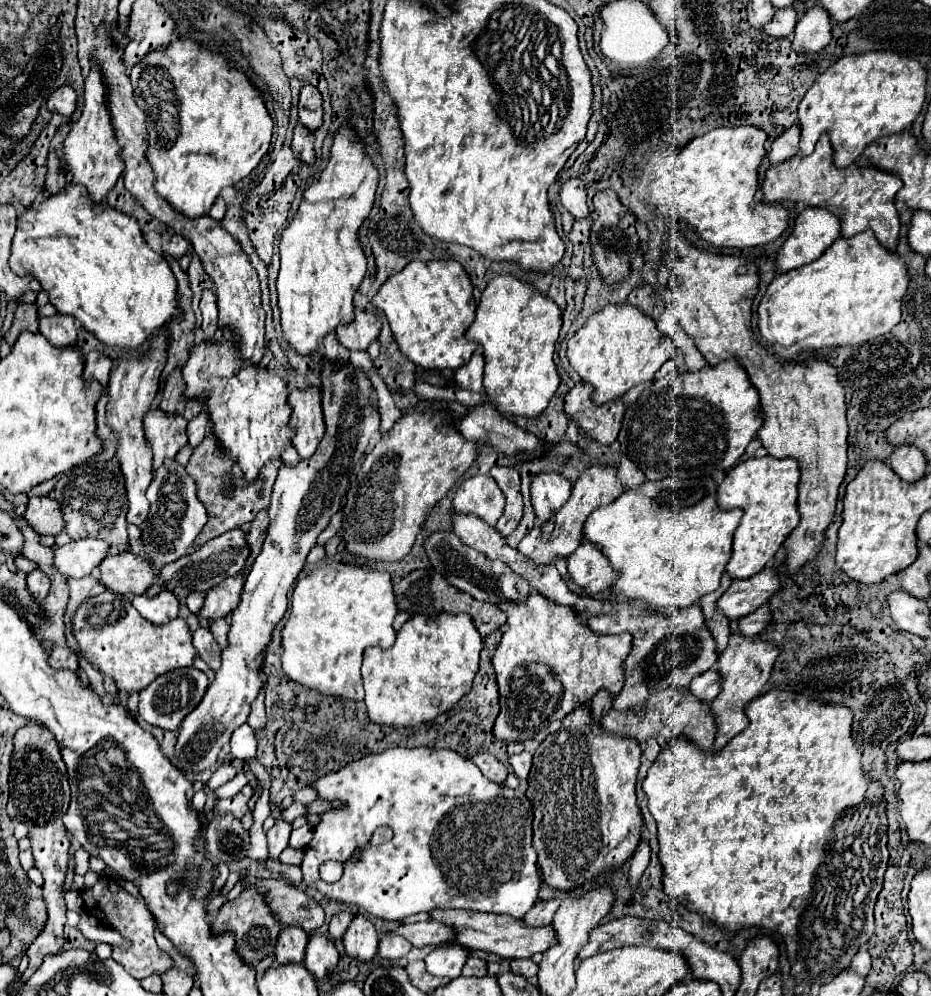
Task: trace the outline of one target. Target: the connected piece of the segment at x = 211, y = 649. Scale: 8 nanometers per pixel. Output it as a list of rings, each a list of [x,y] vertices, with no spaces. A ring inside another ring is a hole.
[[[198,628],[194,632],[194,646],[196,646],[200,658],[216,672],[216,666],[220,666],[222,648],[218,646],[216,638],[212,636],[212,632],[208,628]]]

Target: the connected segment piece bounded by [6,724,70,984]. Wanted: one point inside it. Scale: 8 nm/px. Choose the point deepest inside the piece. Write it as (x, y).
(39, 793)

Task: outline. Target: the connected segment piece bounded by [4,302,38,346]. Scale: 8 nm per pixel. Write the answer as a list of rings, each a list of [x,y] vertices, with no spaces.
[[[20,302],[20,306],[16,308],[14,312],[14,320],[12,320],[12,326],[10,330],[4,334],[4,340],[12,346],[18,338],[18,334],[22,330],[30,330],[30,332],[38,332],[38,326],[36,326],[36,316],[38,316],[38,308],[36,304],[26,304],[26,302]]]

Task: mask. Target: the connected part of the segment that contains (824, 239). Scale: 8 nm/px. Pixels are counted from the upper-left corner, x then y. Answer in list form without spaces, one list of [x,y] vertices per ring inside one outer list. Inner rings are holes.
[[[806,208],[796,218],[794,232],[778,252],[778,272],[810,264],[820,258],[836,238],[840,238],[840,218],[826,208]]]

